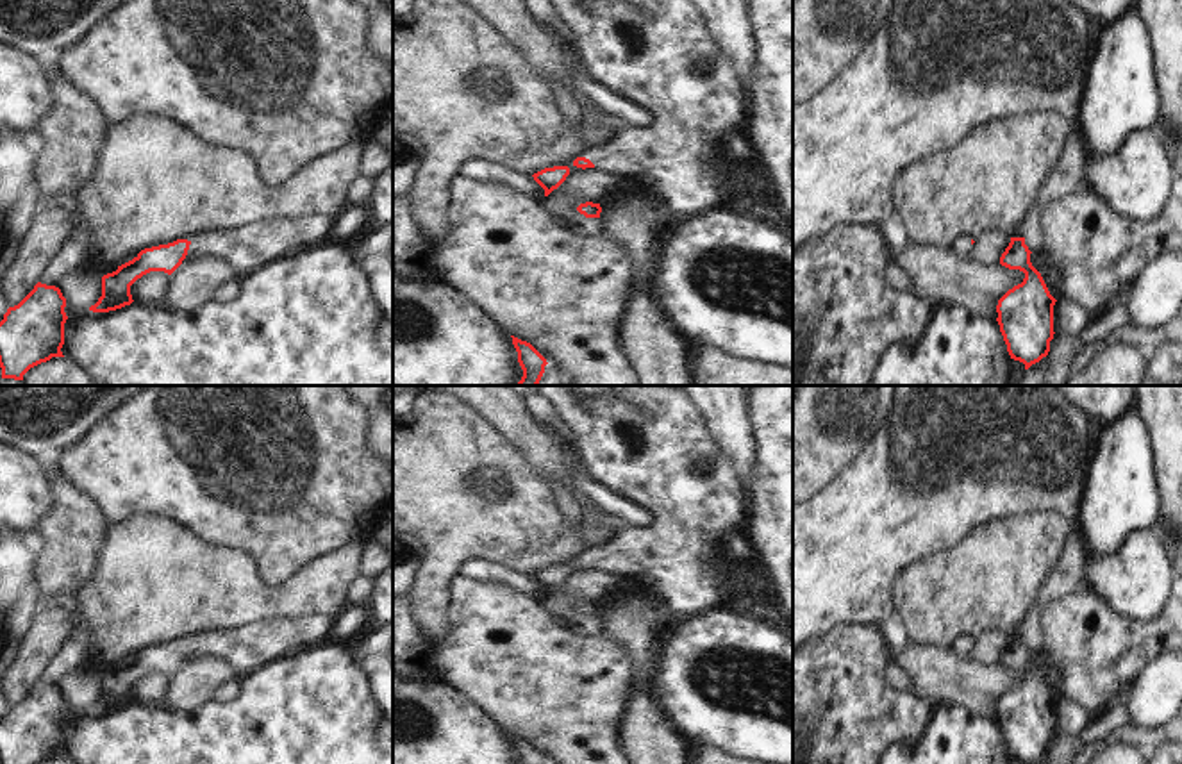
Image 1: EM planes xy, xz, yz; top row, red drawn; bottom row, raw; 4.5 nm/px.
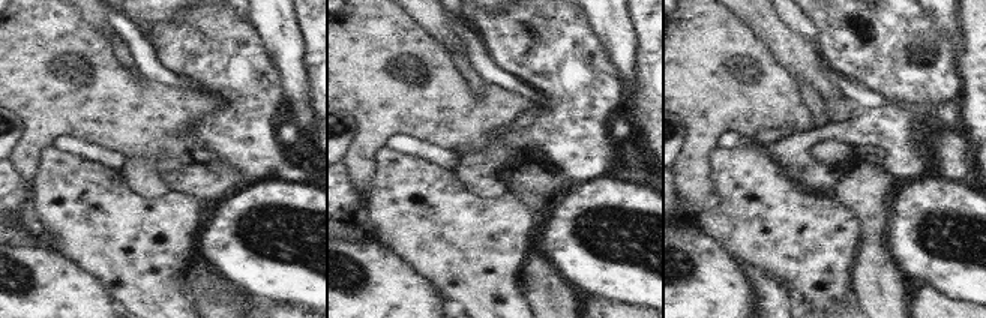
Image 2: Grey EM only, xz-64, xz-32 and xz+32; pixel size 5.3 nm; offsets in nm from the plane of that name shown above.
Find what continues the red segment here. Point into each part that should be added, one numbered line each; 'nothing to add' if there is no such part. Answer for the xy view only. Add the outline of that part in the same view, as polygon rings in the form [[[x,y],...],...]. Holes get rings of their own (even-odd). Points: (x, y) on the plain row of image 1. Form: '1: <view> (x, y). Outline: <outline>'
1: xy (247, 648). Outline: [[[316,614],[295,621],[277,619],[246,625],[232,632],[211,632],[191,641],[196,657],[225,659],[237,678],[257,668],[311,650],[329,641],[334,619]]]

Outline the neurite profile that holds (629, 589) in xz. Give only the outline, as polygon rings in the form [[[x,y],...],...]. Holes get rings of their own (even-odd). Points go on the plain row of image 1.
[[[623,578],[614,593],[605,596],[600,603],[602,612],[616,610],[620,603],[628,605],[630,602],[637,602],[637,609],[625,607],[621,610],[623,616],[636,616],[639,619],[650,619],[653,627],[664,635],[671,625],[675,625],[680,616],[662,607],[659,602],[652,598],[652,593],[645,593],[643,587],[634,578]]]

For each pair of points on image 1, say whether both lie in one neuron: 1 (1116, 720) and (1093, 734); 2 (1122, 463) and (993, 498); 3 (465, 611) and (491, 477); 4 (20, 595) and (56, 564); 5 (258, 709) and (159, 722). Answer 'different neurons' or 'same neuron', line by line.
1: same neuron
2: different neurons
3: different neurons
4: different neurons
5: same neuron

